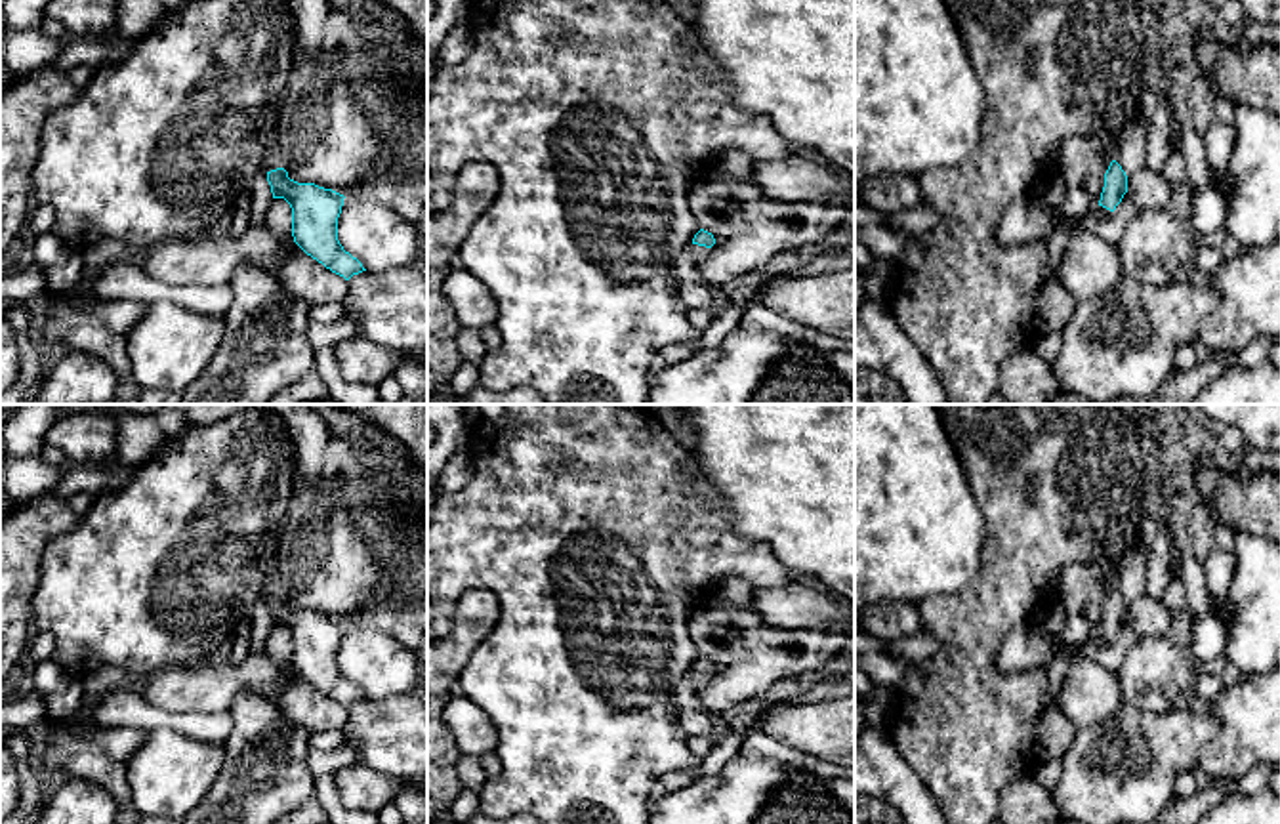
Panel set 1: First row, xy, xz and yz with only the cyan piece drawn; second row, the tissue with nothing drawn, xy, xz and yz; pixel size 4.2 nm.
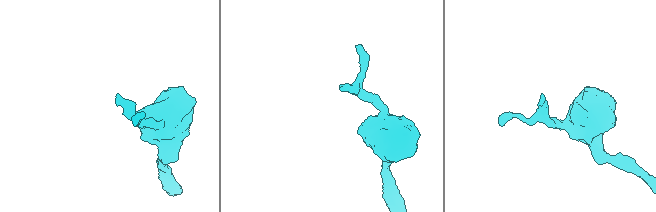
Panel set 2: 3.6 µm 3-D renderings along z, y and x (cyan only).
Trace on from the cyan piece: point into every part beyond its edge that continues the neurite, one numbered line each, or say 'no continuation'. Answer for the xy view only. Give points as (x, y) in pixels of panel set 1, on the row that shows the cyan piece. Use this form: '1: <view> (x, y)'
1: xy (273, 159)

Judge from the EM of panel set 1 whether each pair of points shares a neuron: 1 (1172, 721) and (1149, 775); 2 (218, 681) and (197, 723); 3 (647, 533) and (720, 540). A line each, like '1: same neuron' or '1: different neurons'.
1: same neuron
2: different neurons
3: same neuron

